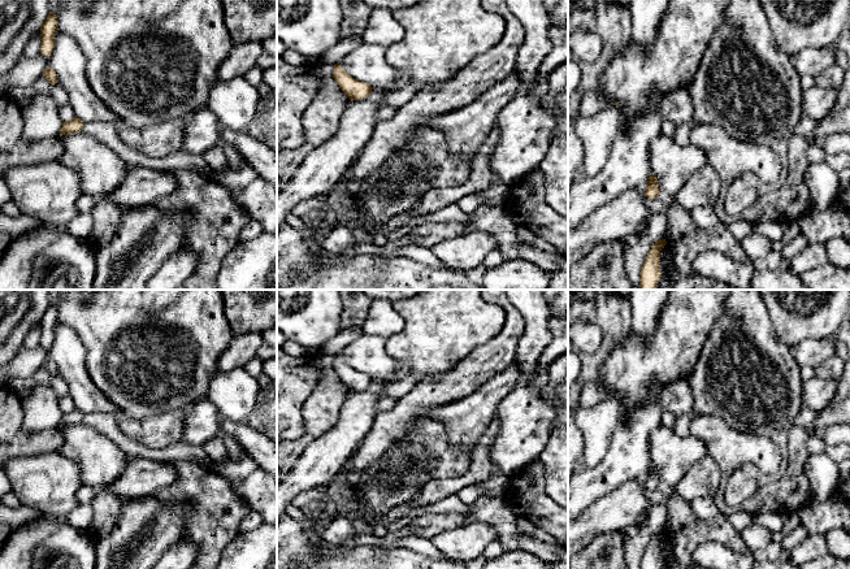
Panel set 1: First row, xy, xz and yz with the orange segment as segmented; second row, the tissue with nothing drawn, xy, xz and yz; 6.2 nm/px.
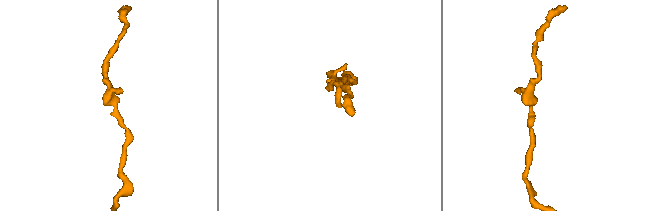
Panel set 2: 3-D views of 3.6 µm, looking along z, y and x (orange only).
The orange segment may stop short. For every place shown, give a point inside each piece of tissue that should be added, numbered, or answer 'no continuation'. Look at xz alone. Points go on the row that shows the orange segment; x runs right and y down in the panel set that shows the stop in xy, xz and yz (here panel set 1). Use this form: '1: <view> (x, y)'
no continuation

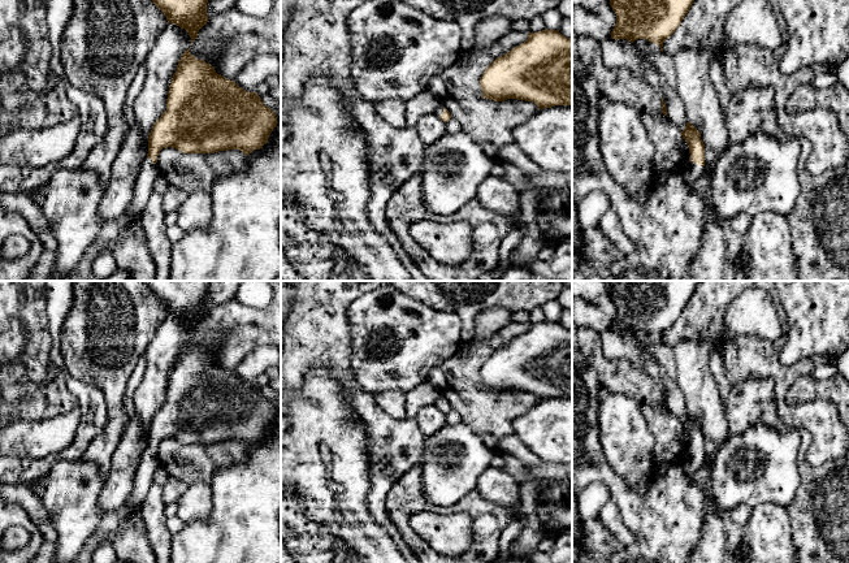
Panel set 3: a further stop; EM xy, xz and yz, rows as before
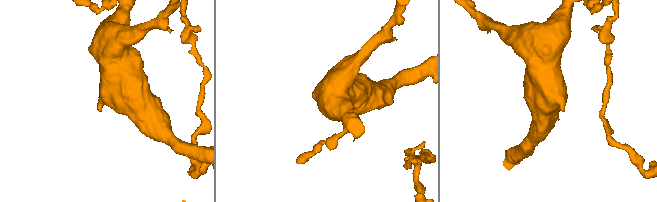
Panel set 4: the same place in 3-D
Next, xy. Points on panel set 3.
1: xy (148, 170)

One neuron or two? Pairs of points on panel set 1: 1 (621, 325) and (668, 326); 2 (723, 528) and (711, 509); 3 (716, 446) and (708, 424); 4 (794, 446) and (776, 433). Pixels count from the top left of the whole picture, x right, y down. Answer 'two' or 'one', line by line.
1: two
2: two
3: one
4: two

